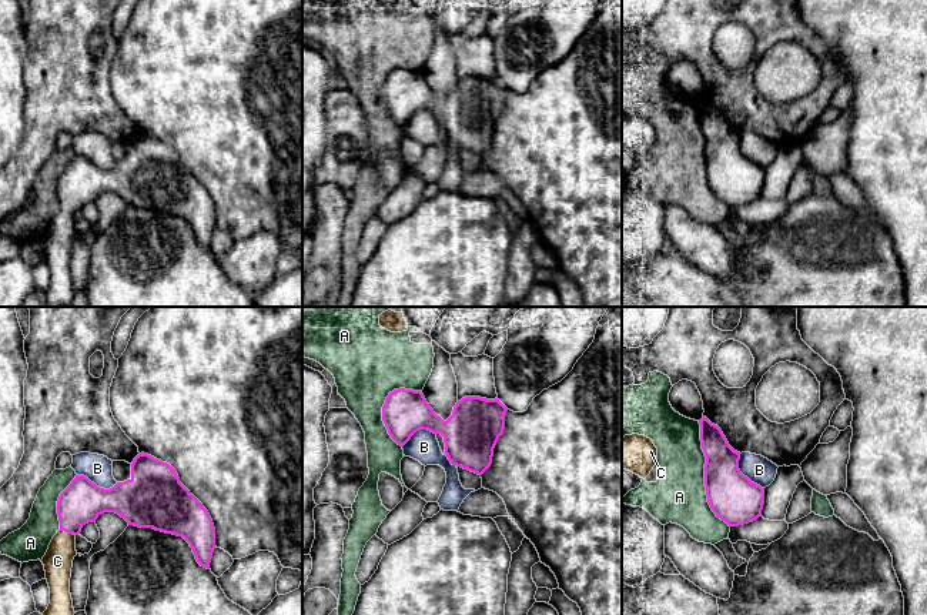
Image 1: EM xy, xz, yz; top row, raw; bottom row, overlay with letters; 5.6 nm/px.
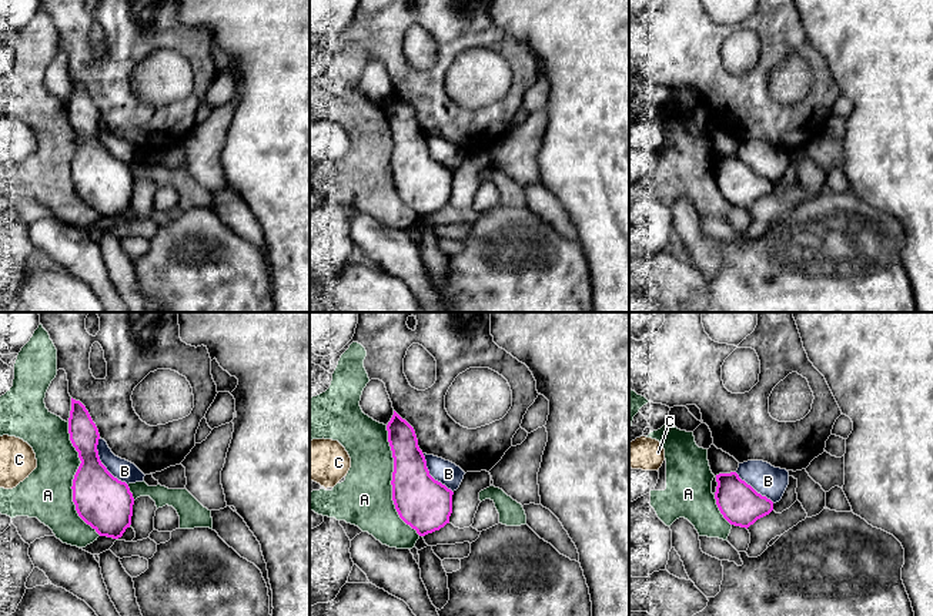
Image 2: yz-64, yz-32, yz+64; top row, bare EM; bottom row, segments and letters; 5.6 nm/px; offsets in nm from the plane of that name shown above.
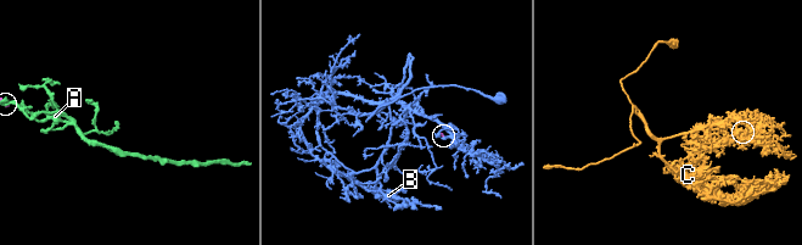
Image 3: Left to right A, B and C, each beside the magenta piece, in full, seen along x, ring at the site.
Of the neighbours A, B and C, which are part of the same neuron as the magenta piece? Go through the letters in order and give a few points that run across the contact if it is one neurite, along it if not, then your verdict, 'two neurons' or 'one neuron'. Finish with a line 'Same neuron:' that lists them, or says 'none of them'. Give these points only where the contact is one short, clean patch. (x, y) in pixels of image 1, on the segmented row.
A: two neurons
B: two neurons
C: line xy (82, 501), (72, 515), (67, 532), (57, 561); one neuron
Same neuron: C

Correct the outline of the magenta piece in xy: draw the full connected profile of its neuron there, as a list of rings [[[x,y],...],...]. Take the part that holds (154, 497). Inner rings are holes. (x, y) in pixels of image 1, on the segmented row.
[[[138,454],[131,464],[131,478],[117,482],[113,488],[97,487],[84,475],[76,475],[71,484],[60,494],[57,514],[60,529],[53,537],[41,562],[50,588],[50,604],[43,615],[74,615],[70,594],[70,578],[73,559],[77,555],[76,537],[81,528],[104,512],[116,512],[128,525],[138,528],[153,528],[165,534],[183,537],[195,555],[197,562],[210,569],[212,552],[215,549],[215,528],[208,511],[203,504],[180,482],[175,469],[161,459],[148,454]]]

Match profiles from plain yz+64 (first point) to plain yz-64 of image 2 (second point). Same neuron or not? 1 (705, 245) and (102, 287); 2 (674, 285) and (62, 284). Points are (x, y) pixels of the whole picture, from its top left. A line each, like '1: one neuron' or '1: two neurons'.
1: one neuron
2: one neuron

